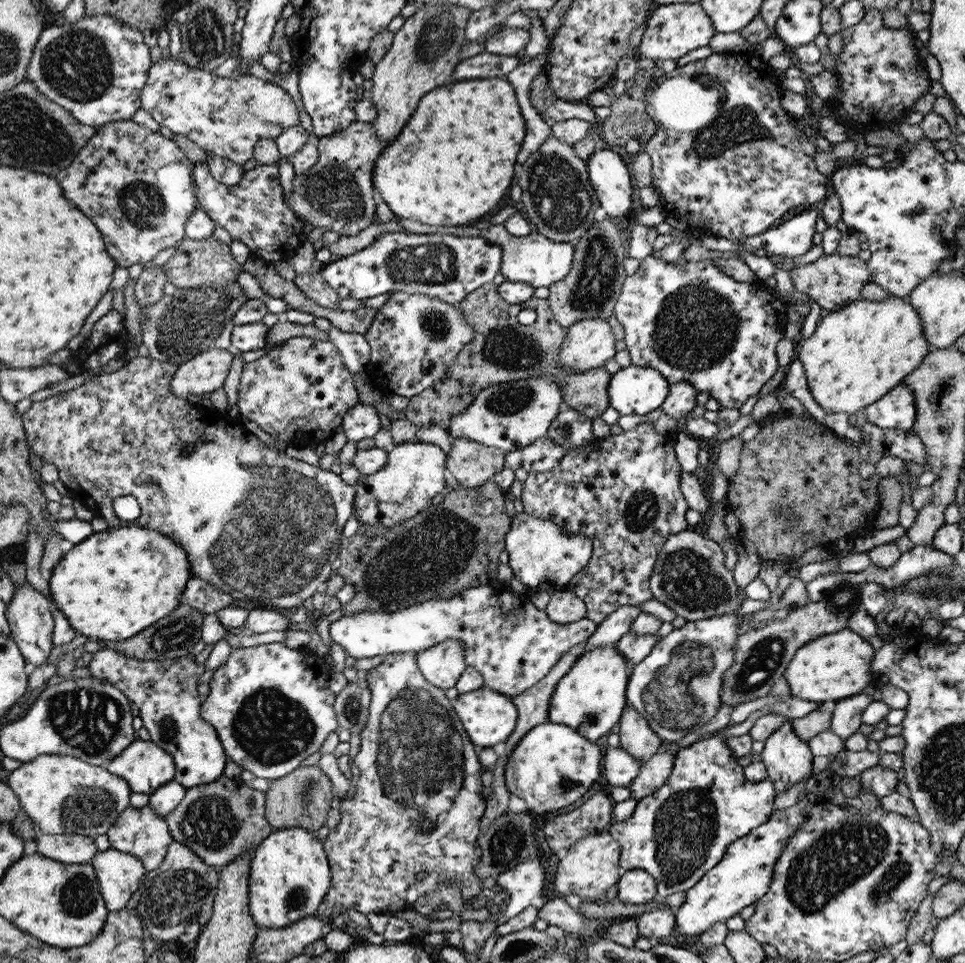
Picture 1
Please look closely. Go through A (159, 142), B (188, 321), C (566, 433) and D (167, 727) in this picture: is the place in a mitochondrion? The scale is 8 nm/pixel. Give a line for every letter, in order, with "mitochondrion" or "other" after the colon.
A: other
B: mitochondrion
C: mitochondrion
D: mitochondrion

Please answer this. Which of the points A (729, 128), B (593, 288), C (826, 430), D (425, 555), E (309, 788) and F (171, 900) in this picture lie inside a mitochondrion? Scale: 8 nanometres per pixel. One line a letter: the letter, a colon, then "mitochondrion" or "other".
A: mitochondrion
B: mitochondrion
C: other
D: mitochondrion
E: mitochondrion
F: mitochondrion

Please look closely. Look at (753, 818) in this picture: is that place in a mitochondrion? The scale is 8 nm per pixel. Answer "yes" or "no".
no

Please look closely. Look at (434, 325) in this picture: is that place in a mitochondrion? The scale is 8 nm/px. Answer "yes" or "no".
yes

